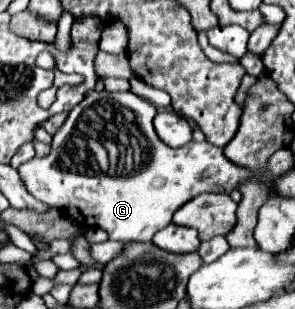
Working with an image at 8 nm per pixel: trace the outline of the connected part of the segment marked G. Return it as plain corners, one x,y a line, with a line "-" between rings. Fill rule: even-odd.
92,90
72,108
60,132
54,134
52,152
46,158
32,158
18,168
26,190
60,210
82,226
98,226
108,232
110,240
148,242
152,236
172,222
172,214
180,204
202,192
230,192
240,182
252,178
252,172
232,164
220,148
208,142
188,142
182,148
168,148
154,132
152,118
156,106
132,92
-
94,134
94,136
92,136
-
102,136
114,140
120,150
120,176
82,174
72,162
76,140
-
72,140
72,142
70,142

